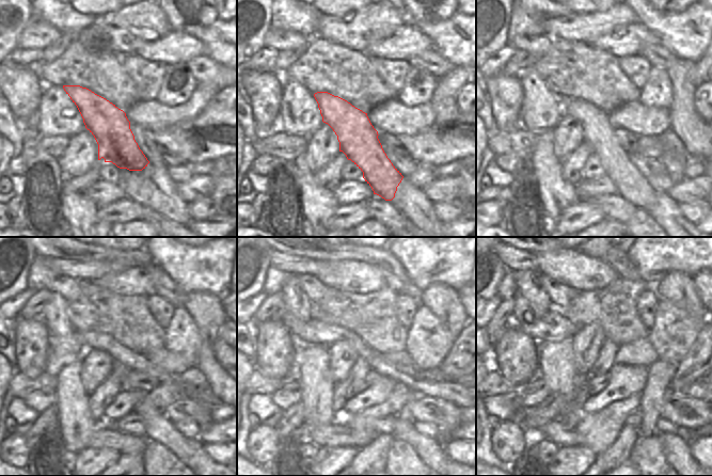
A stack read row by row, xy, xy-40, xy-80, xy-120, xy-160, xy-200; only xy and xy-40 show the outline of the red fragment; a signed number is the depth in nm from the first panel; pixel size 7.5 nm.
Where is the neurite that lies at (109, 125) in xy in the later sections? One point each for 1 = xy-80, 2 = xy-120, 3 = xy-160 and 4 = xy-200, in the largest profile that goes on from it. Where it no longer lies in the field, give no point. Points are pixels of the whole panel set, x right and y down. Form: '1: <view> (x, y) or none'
1: xy-80 (598, 132)
2: xy-120 (158, 428)
3: xy-160 (431, 451)
4: xy-200 (676, 447)

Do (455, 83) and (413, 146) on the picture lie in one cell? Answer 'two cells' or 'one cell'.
two cells

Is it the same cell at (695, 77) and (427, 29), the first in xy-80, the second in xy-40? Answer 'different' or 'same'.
different

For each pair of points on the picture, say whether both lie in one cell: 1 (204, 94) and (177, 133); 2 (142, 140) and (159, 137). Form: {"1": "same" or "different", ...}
{"1": "different", "2": "different"}

